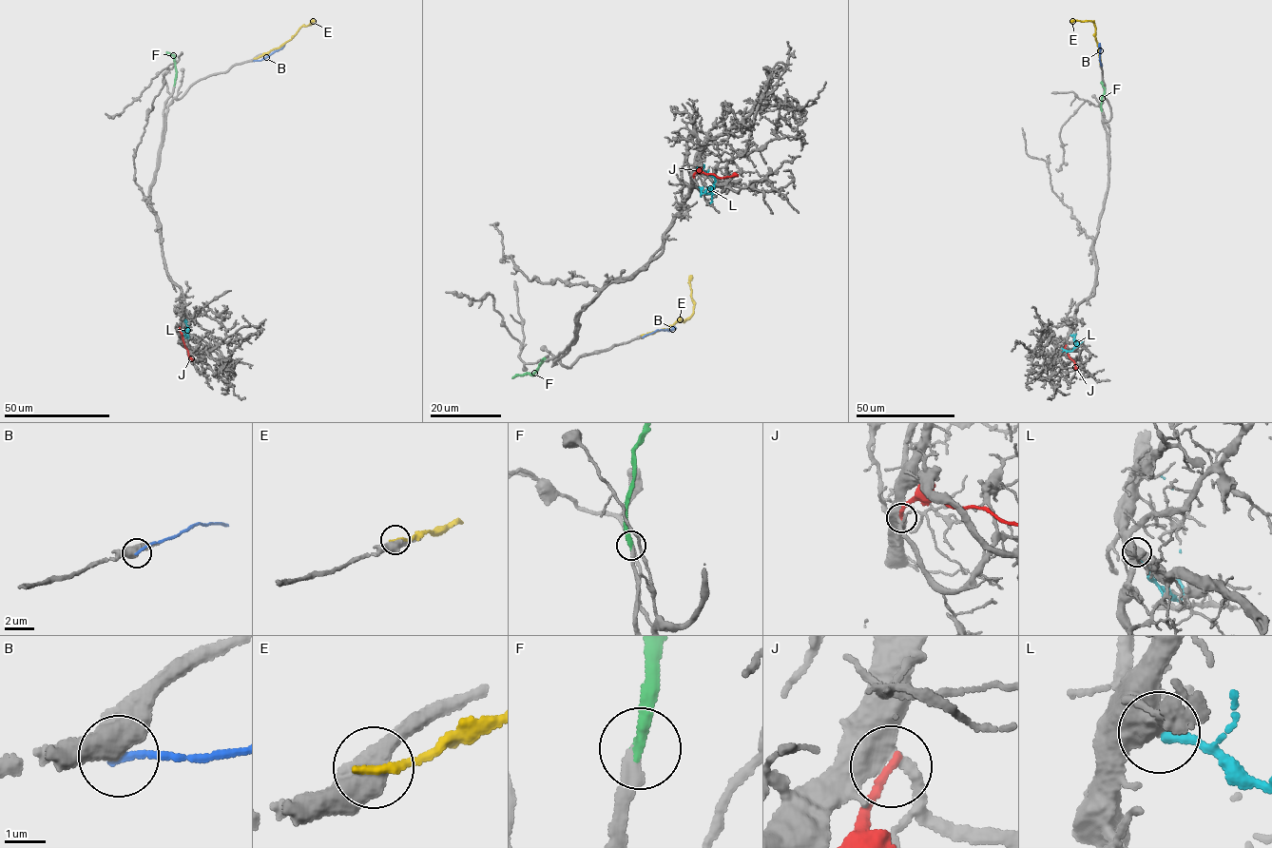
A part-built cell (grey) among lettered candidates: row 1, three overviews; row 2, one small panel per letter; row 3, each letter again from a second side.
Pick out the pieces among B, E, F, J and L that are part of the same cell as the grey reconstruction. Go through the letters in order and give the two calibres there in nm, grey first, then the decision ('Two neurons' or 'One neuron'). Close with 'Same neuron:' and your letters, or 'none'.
B: Thickness 550 nm (grey) against 170 nm. Two neurons
E: Thickness 550 nm (grey) against 200 nm. Two neurons
F: Thickness 320 nm (grey) against 300 nm. One neuron
J: Thickness 440 nm (grey) against 220 nm. Two neurons
L: Thickness 500 nm (grey) against 240 nm. Two neurons
Same neuron: F

